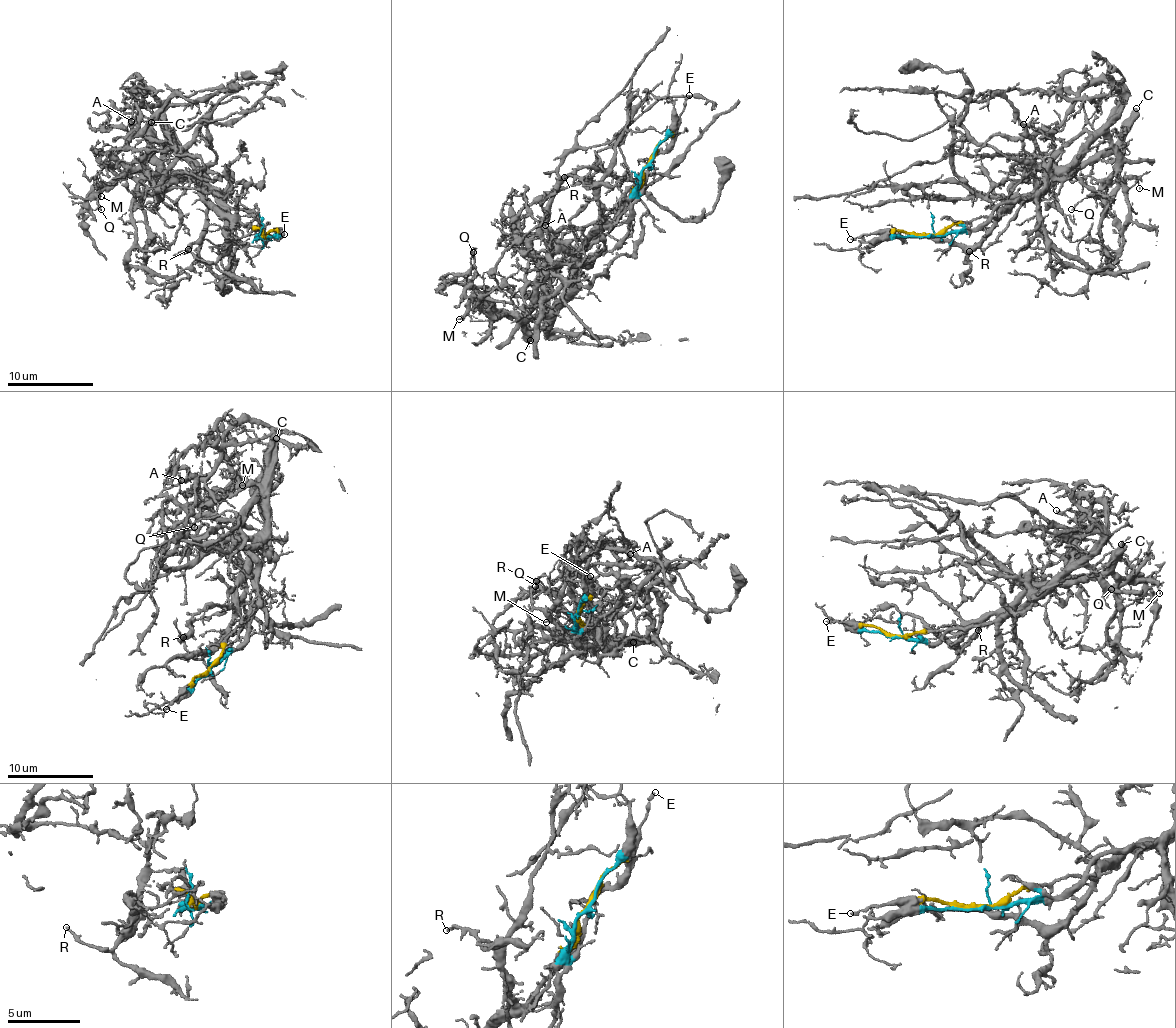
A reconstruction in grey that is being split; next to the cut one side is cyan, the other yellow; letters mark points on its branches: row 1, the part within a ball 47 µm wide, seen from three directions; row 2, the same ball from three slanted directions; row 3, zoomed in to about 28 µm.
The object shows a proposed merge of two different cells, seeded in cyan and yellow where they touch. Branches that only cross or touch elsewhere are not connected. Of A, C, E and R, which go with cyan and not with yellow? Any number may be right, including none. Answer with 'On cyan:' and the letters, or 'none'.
On cyan: C

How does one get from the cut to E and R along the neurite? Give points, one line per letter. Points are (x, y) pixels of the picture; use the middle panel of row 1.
E: (649, 163), (653, 150), (680, 115), (689, 94)
R: (649, 163), (637, 189), (611, 224), (604, 218), (595, 190), (570, 175), (564, 177)

